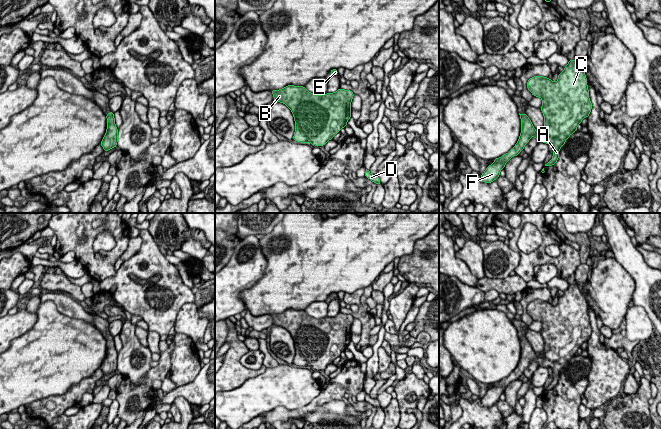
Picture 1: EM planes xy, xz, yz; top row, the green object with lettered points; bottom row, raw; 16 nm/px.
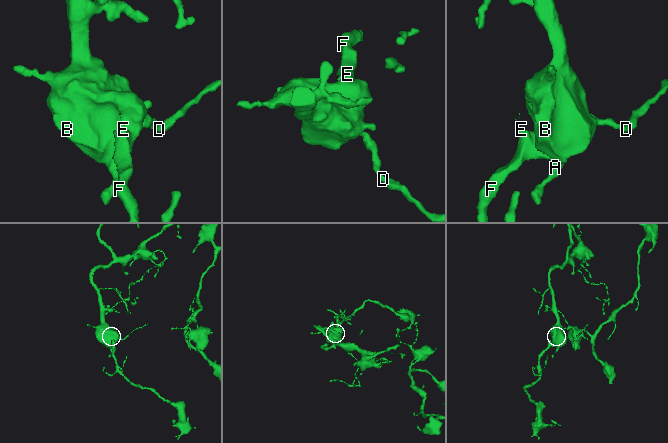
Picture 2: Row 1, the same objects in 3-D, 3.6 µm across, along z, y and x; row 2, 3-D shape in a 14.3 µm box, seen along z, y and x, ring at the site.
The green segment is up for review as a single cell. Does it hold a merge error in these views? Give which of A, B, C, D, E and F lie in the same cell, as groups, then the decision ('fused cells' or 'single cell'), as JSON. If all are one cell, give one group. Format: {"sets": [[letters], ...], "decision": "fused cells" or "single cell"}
{"sets": [["A", "B", "C", "D", "E", "F"]], "decision": "single cell"}

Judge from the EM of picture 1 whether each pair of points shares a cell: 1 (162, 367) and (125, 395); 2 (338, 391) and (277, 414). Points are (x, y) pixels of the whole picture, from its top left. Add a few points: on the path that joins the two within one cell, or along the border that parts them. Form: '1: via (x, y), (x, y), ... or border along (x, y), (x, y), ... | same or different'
1: via (152, 377), (138, 394), (135, 394) | same
2: via (323, 398), (298, 414), (292, 414) | same

